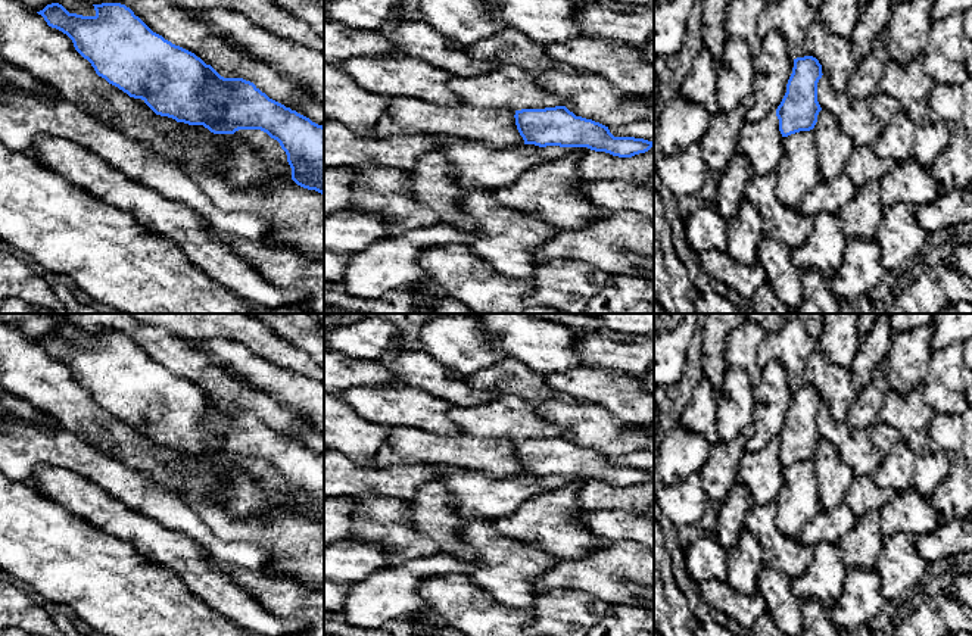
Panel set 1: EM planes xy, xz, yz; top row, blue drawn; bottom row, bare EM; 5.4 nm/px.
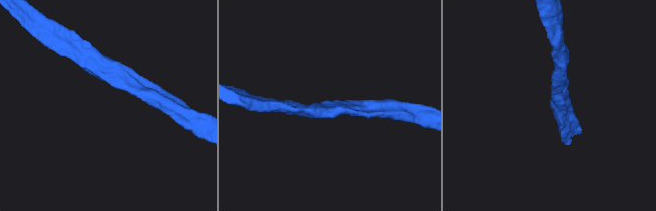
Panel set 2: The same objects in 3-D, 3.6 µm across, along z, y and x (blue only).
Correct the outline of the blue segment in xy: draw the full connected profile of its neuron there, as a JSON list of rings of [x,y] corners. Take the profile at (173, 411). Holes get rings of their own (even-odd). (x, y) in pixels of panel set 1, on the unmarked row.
[[[52,333],[37,342],[49,356],[66,364],[75,380],[87,389],[96,403],[109,414],[118,417],[130,427],[141,428],[156,445],[168,446],[189,455],[203,455],[214,464],[234,464],[239,459],[261,459],[277,470],[287,484],[292,498],[292,509],[308,520],[324,526],[324,456],[309,448],[270,428],[253,412],[243,408],[224,408],[211,395],[206,395],[194,383],[172,374],[153,362],[134,342],[121,333],[93,334],[96,344],[82,346],[69,343],[62,334]]]

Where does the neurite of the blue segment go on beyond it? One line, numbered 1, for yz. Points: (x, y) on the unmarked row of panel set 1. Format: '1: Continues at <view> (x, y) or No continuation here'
1: No continuation here

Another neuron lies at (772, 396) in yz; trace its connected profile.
[[[770,361],[761,368],[761,380],[753,387],[753,433],[745,452],[758,452],[776,442],[792,403],[794,389],[781,361]]]

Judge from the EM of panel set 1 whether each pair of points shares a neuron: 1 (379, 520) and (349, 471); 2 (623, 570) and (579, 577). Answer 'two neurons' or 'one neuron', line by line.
1: two neurons
2: one neuron

